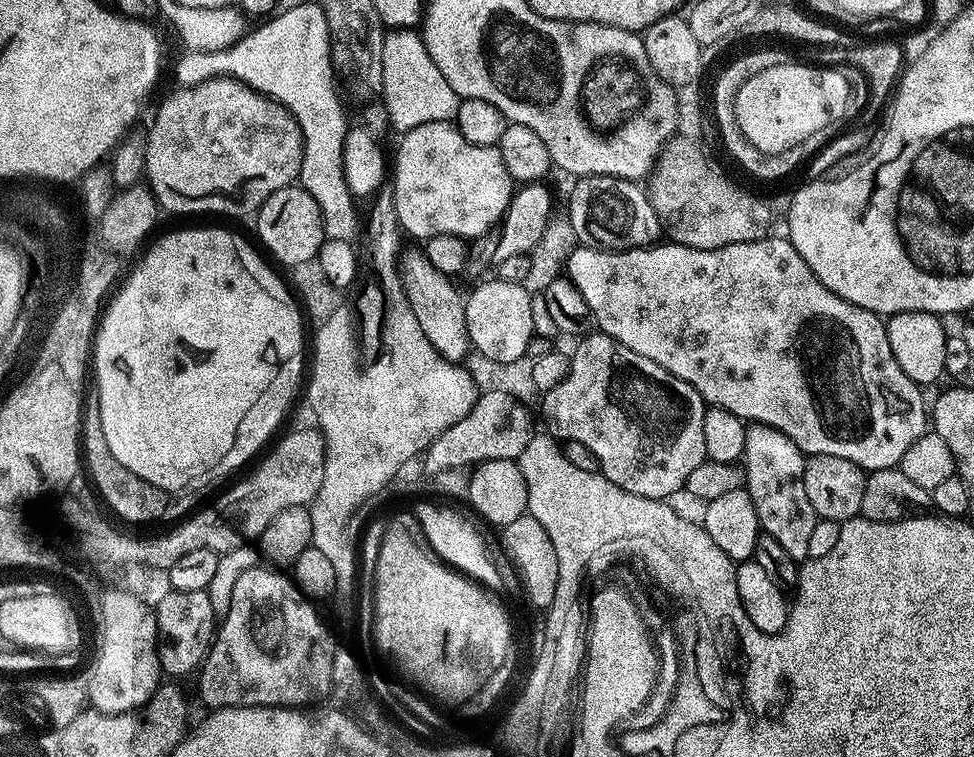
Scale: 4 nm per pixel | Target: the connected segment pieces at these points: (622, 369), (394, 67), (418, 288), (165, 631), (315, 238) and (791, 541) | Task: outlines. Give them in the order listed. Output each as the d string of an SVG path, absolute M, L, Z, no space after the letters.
M589 331L577 344L580 345L577 346L576 353L571 353L568 373L564 376L564 380L558 382L558 386L554 386L549 392L543 393L544 420L548 423L549 428L547 431L560 442L565 440L582 442L582 446L586 446L586 450L590 450L594 454L594 458L598 458L600 472L607 480L614 482L614 486L622 486L622 490L626 490L630 494L638 494L642 498L651 500L672 498L668 496L674 495L678 490L681 491L686 478L698 466L702 466L702 462L706 458L706 438L702 438L702 418L706 407L703 398L700 397L694 386L690 386L686 382L682 382L682 378L670 374L670 370L658 366L658 362L650 362L650 358L646 358L642 354L634 354L634 350L630 350L630 346L622 346L622 342L610 338L605 332Z
M392 30L382 46L382 101L388 112L388 123L403 134L426 122L451 121L456 115L456 91L442 78L442 70L434 66L434 58L424 45L423 35L416 30Z
M405 247L399 257L399 274L402 281L402 291L406 294L410 306L414 310L414 318L418 318L418 326L422 326L422 334L430 338L430 346L444 360L459 365L467 361L470 355L468 331L466 330L465 297L456 290L449 277L444 276L426 258L419 247Z
M175 590L165 591L163 598L154 605L156 614L156 652L160 655L160 671L165 677L184 676L187 672L195 673L200 665L204 663L204 657L208 655L209 648L215 637L218 627L218 617L210 606L210 598L205 591L186 590L178 592Z
M289 186L282 190L274 190L274 194L270 194L266 202L262 202L254 219L256 219L256 232L264 243L263 251L277 265L286 264L289 269L292 269L300 262L319 257L320 248L326 239L324 223L318 202L314 202L314 198L305 188Z
M749 423L747 430L746 450L742 457L742 467L746 487L754 502L754 510L758 514L758 522L763 535L774 538L774 542L779 542L782 550L786 550L786 554L790 554L790 558L794 558L797 562L803 562L808 559L810 534L818 519L814 506L810 506L810 498L806 498L806 486L804 485L805 453L800 451L800 447L792 439L776 428L771 428L765 424Z

